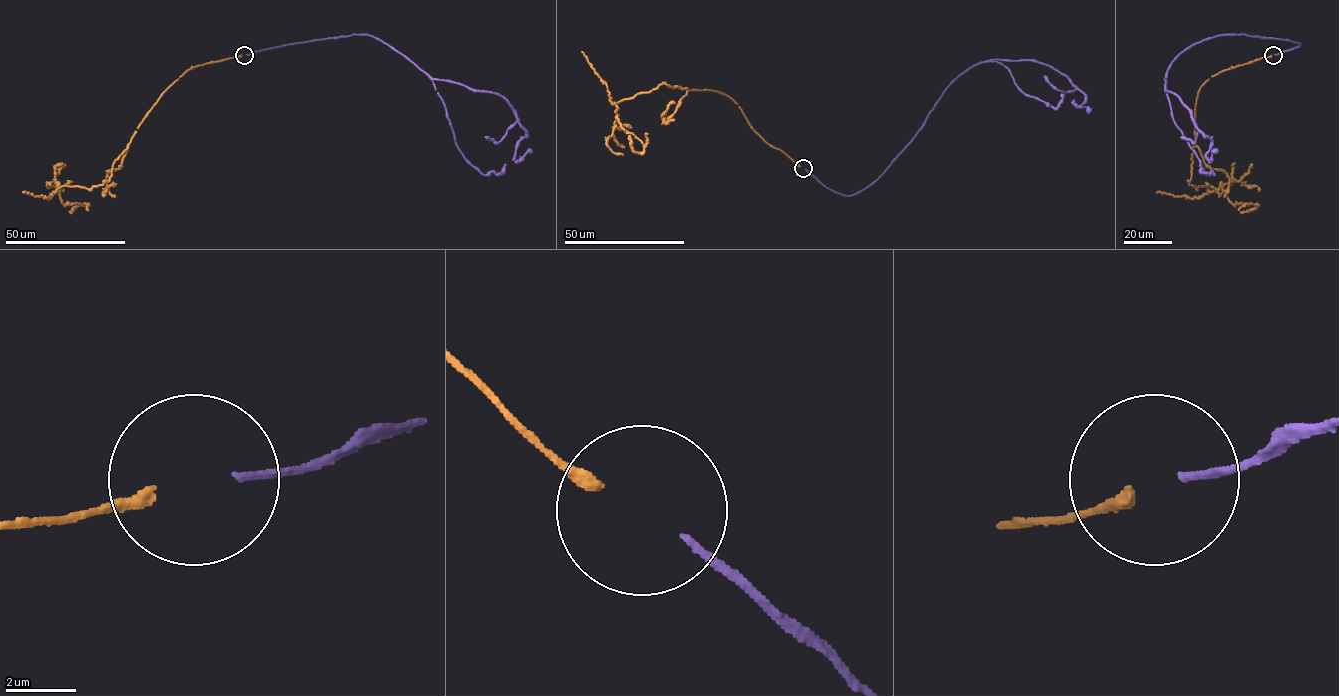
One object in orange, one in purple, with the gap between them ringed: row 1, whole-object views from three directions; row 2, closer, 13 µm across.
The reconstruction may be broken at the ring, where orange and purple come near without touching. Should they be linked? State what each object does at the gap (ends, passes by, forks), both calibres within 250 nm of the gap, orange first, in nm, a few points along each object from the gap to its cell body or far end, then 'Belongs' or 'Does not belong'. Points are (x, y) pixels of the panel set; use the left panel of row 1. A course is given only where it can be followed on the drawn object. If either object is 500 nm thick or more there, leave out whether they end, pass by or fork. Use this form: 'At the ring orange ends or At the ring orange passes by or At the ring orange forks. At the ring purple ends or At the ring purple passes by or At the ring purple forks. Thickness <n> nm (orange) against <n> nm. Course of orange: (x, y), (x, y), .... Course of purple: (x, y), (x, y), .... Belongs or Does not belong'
At the ring orange ends. At the ring purple ends. Thickness 340 nm (orange) against 200 nm. Course of orange: (241, 55), (181, 75), (137, 128), (108, 181), (89, 189), (57, 188), (64, 204), (85, 204), (69, 212). Course of purple: (246, 55), (285, 44), (372, 35), (433, 78), (499, 94), (527, 131), (515, 159), (530, 151). Does not belong

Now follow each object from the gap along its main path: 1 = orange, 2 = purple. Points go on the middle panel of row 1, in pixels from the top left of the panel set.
1: (800, 166), (737, 103), (709, 90), (662, 84), (622, 99), (616, 116), (643, 152), (628, 135)
2: (805, 169), (844, 195), (871, 185), (946, 89), (992, 59), (1049, 65), (1086, 96), (1074, 103), (1089, 112)

